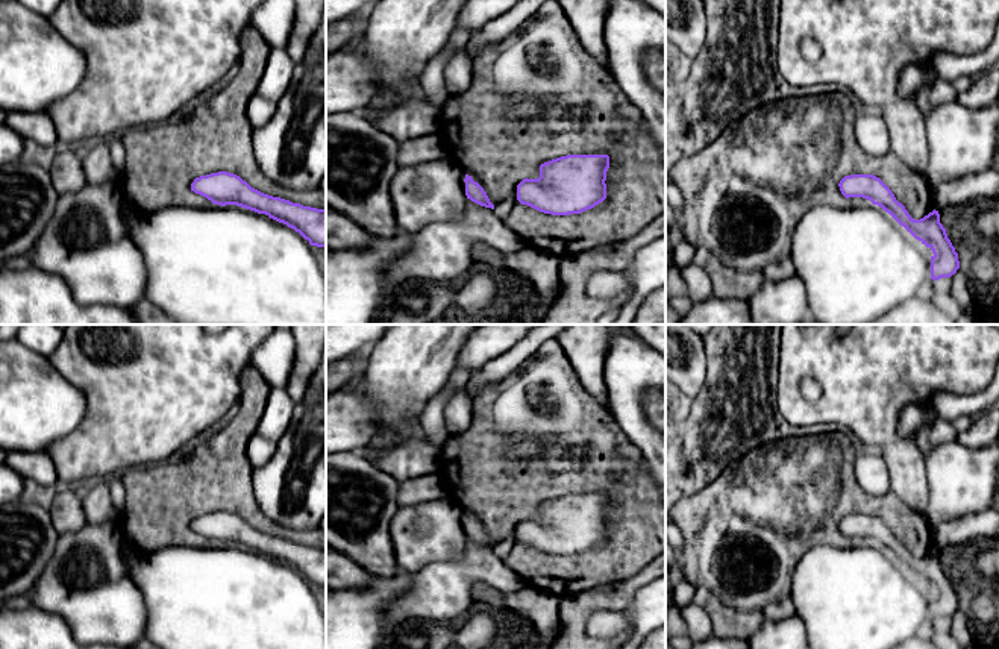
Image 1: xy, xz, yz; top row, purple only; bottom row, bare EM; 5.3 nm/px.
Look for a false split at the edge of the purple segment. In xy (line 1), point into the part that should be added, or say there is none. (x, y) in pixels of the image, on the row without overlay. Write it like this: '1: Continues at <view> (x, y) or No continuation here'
1: No continuation here

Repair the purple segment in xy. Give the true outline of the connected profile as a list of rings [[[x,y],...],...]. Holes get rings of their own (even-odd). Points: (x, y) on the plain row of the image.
[[[227,511],[196,517],[191,531],[214,544],[236,544],[287,564],[299,572],[311,585],[326,587],[326,549],[317,549],[273,537],[252,528],[240,516]]]

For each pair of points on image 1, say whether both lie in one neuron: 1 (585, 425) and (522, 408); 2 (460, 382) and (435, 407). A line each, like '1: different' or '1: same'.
1: same
2: same

